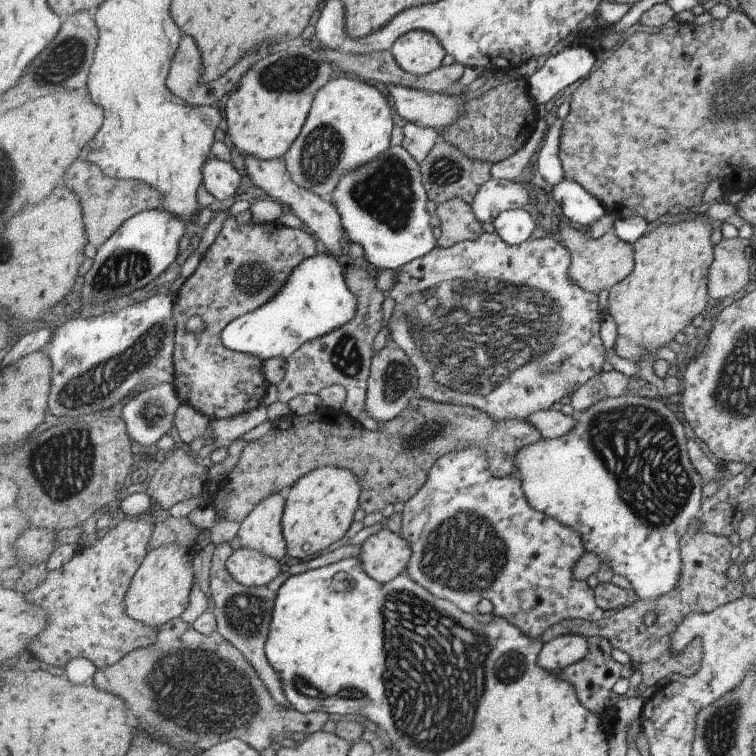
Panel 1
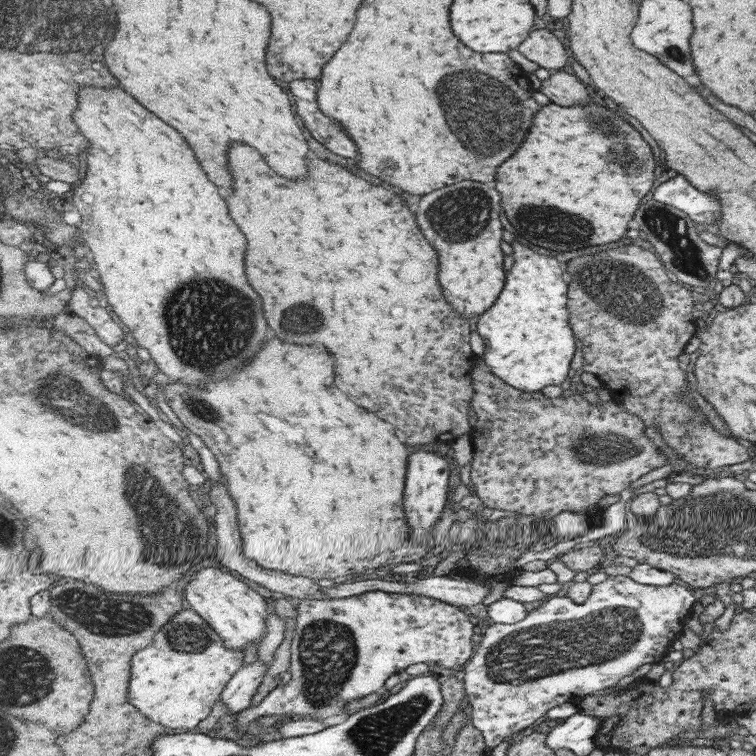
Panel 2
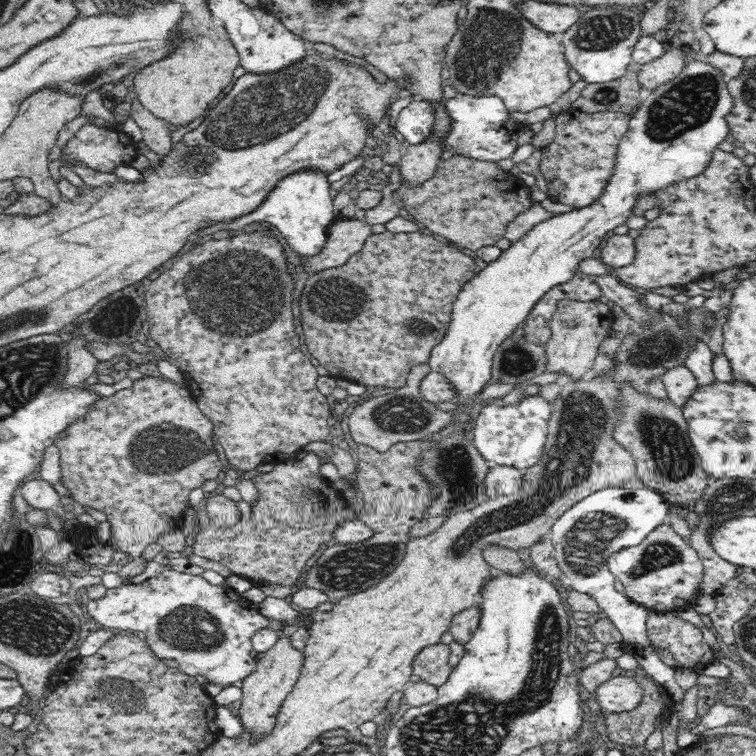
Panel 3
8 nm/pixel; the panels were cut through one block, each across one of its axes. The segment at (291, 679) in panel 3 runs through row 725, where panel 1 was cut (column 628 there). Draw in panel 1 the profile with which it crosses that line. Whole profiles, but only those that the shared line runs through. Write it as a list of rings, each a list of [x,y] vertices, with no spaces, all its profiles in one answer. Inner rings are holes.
[[[563,221],[556,226],[556,233],[563,234],[563,244],[571,251],[571,278],[585,290],[592,293],[609,291],[635,270],[635,246],[630,242],[623,242],[613,229],[602,237],[591,238],[587,232],[582,234],[570,226],[568,221]]]

